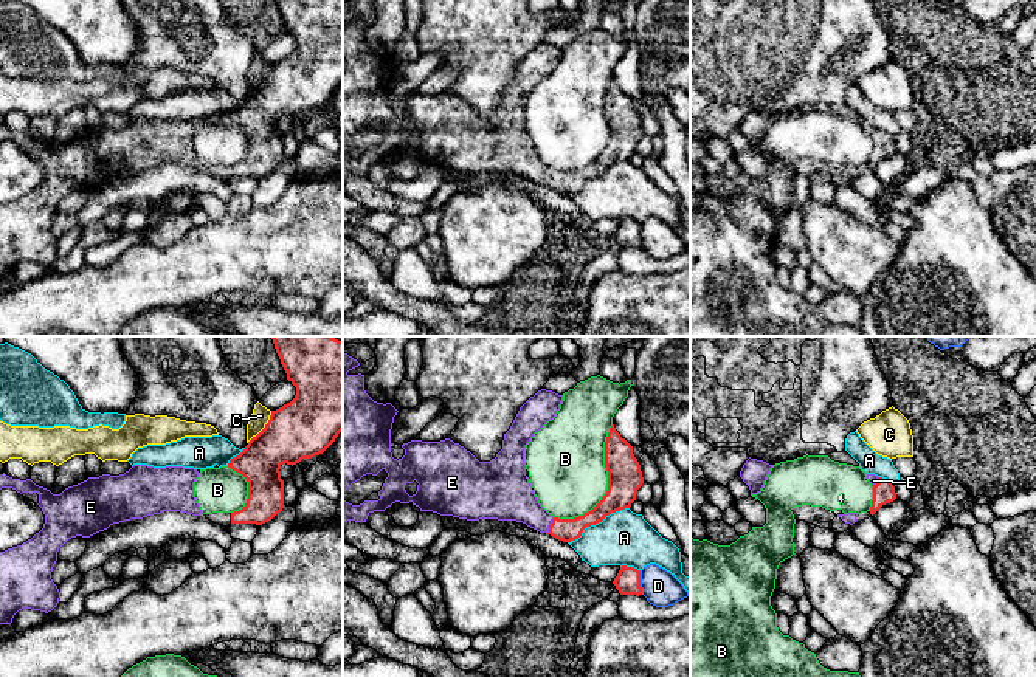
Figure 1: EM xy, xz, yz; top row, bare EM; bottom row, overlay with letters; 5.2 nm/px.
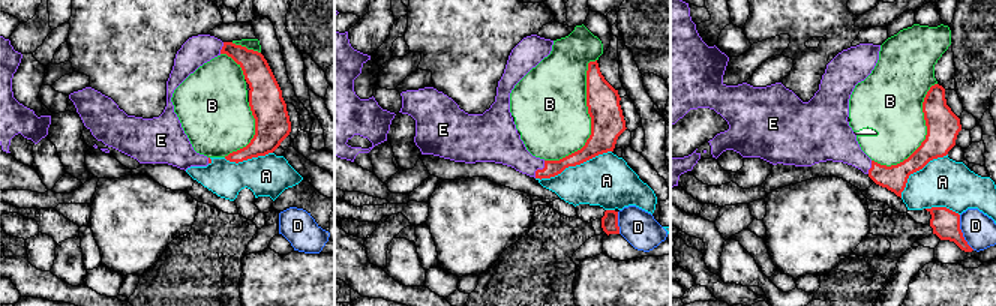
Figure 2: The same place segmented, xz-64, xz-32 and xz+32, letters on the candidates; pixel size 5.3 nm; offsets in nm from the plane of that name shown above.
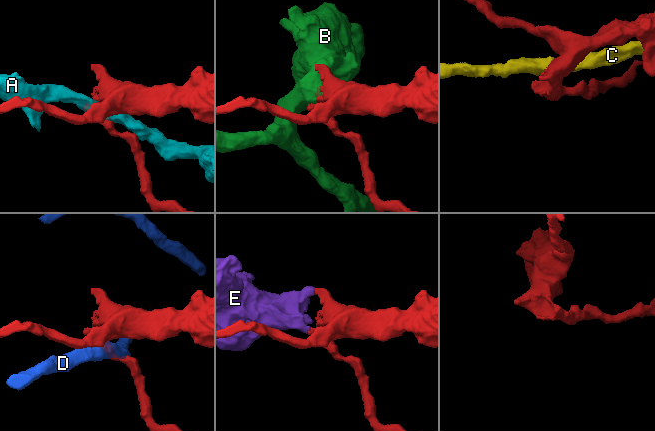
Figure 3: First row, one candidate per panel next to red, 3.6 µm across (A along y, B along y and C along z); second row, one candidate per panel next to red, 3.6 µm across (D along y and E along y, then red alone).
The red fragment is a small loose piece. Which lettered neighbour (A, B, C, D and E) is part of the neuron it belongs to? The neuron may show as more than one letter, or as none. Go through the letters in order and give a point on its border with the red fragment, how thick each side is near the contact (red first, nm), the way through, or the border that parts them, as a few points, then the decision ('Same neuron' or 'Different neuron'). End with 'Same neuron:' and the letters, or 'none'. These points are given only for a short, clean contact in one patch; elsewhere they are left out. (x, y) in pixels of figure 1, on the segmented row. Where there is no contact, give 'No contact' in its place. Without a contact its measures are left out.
A: Touches red at xz (597, 522). Thickness 160 nm (red) against 280 nm. Different neuron
B: Touches red at xz (608, 485). Thickness 180 nm (red) against 400 nm. Different neuron
C: Touches red at xy (264, 428). Thickness 320 nm (red) against 90 nm. Different neuron
D: Touches red at xz (639, 583). Thickness 130 nm (red) against 190 nm. Different neuron
E: Touches red at xz (549, 525). Thickness 120 nm (red) against 240 nm. Same neuron
Same neuron: E

